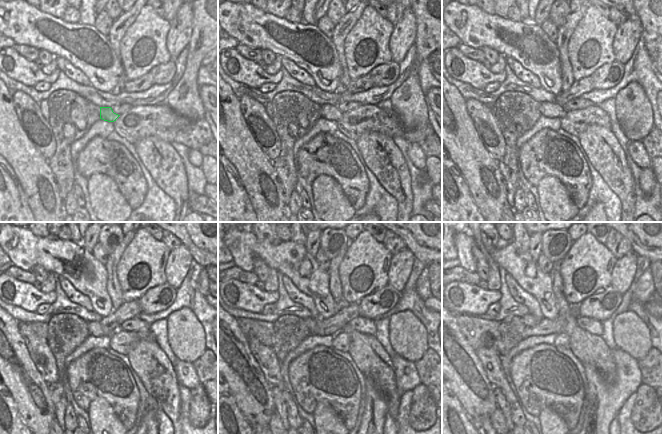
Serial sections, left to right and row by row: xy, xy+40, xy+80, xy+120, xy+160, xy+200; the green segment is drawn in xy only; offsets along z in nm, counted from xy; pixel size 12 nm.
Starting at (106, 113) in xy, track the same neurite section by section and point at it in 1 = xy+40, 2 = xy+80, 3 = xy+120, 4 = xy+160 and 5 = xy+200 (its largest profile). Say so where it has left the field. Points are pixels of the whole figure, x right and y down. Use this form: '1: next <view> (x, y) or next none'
1: next xy+40 (330, 112)
2: next xy+80 (548, 109)
3: next xy+120 (95, 329)
4: next xy+160 (313, 324)
5: next xy+200 (529, 320)

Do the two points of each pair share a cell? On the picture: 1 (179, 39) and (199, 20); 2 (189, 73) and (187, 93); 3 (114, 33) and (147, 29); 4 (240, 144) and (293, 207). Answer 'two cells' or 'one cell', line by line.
1: two cells
2: one cell
3: two cells
4: two cells

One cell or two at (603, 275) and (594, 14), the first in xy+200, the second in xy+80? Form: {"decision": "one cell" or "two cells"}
{"decision": "one cell"}

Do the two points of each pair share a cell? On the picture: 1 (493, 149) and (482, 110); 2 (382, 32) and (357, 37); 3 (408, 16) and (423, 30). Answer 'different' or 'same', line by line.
1: same
2: same
3: different

